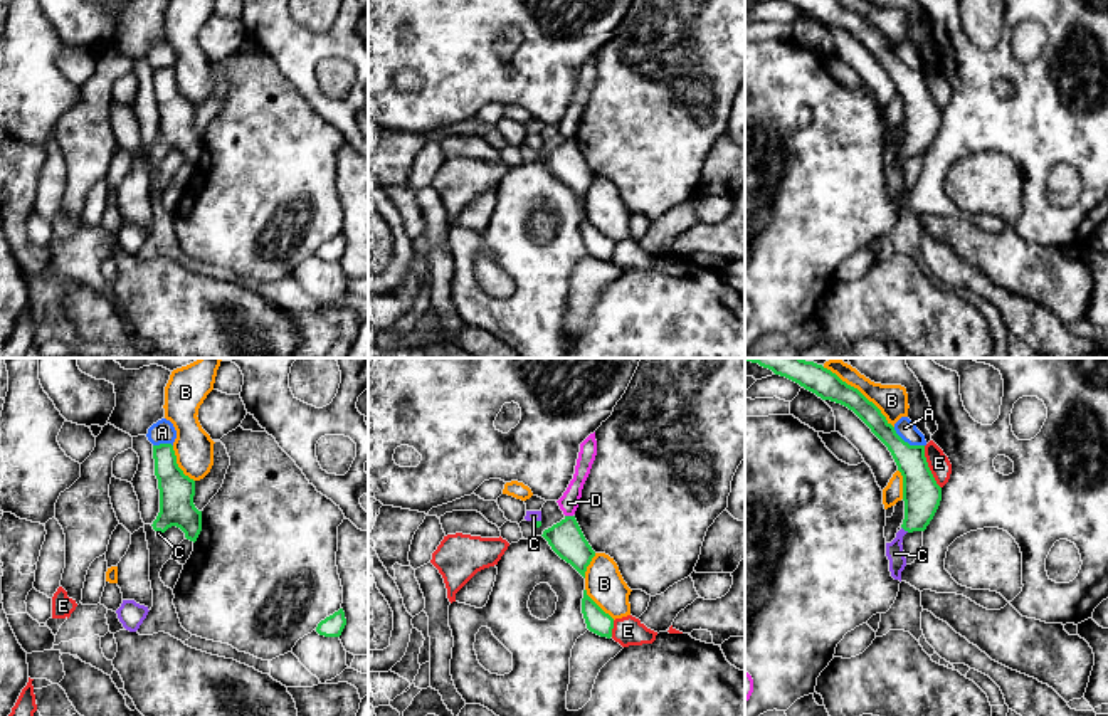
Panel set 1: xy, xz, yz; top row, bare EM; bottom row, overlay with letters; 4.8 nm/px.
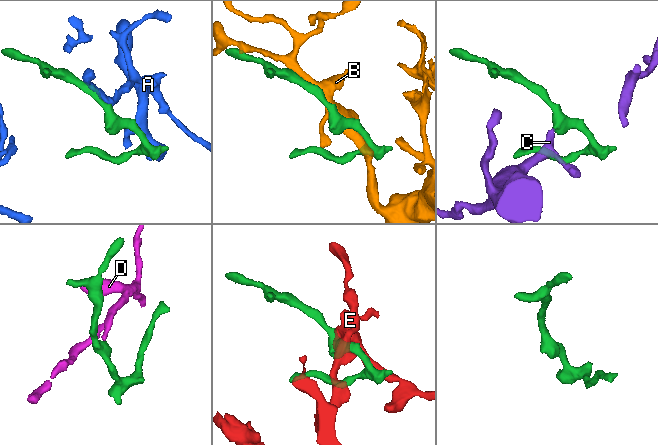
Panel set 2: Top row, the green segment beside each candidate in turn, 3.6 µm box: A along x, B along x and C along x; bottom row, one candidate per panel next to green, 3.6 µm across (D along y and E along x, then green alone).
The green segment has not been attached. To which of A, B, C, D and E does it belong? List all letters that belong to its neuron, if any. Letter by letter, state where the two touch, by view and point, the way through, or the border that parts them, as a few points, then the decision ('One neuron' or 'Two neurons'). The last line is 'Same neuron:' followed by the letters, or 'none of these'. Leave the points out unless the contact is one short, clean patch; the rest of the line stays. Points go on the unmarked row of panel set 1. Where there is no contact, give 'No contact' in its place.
A: Touches green at yz (907, 66). Boundary: yz (893, 51), (910, 68), (923, 69). Two neurons
B: Touches green at yz (866, 22). Two neurons
C: Touches green at yz (905, 153). Path across: yz (922, 118), (918, 138), (905, 153), (895, 168), (895, 177). One neuron
D: Touches green at xz (569, 140). Boundary: xz (565, 138), (572, 140). Two neurons
E: Touches green at yz (928, 91). Two neurons
Same neuron: C

